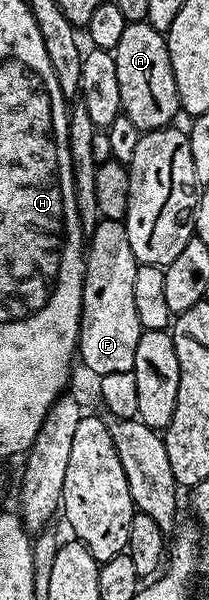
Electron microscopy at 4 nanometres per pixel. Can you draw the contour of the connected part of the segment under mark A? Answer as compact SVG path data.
M129 22L115 48L118 88L122 91L122 113L142 132L173 125L181 113L180 97L168 55L165 35L147 22Z

